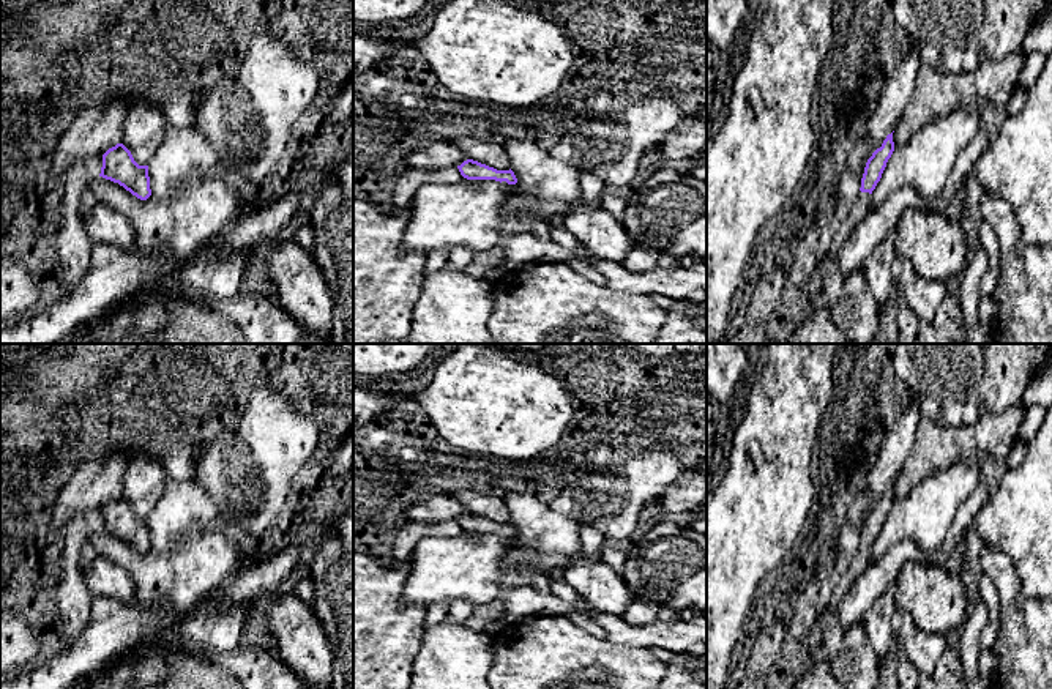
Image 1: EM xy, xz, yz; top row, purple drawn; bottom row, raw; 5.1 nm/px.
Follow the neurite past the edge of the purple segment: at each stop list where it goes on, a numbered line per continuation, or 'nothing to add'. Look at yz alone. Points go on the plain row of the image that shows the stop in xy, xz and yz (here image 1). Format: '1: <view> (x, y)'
1: yz (857, 566)

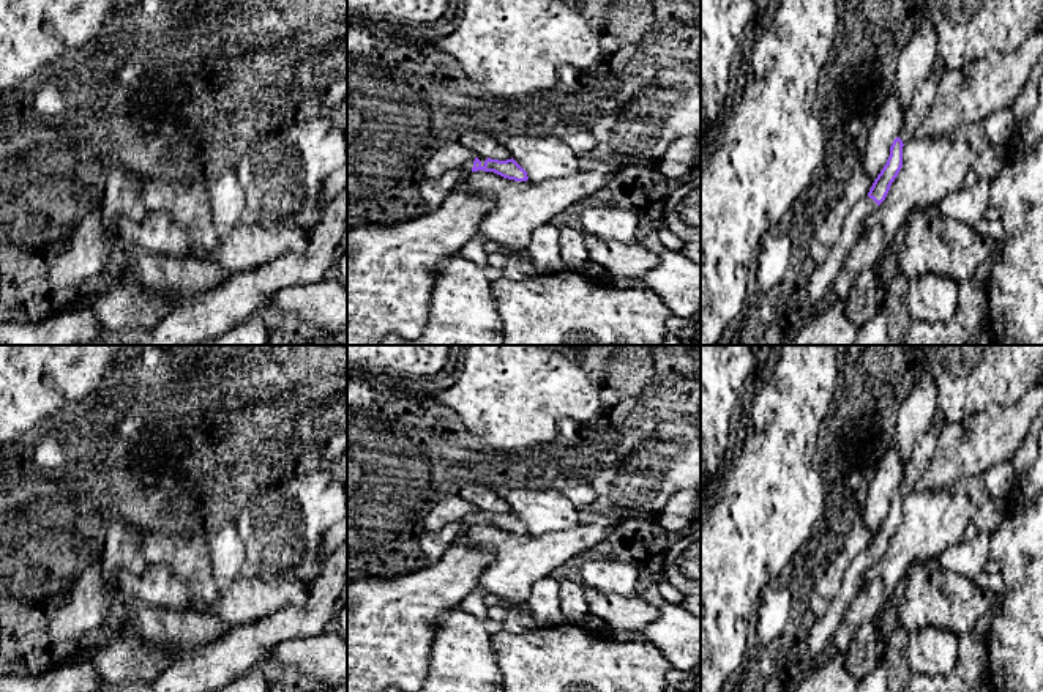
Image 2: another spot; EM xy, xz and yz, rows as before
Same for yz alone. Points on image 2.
1: yz (917, 464)
2: yz (816, 637)

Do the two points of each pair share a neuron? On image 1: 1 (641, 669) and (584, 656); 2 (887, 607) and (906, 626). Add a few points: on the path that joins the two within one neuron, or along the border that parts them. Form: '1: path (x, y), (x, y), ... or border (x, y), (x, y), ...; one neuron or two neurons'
1: path (626, 669), (611, 669), (598, 659); one neuron
2: border (898, 612), (895, 634); two neurons

